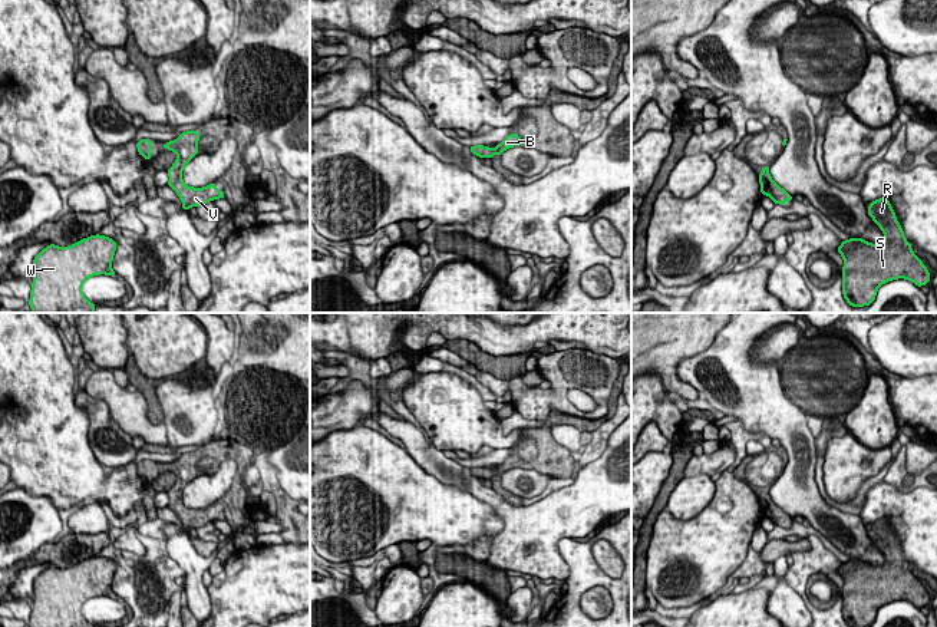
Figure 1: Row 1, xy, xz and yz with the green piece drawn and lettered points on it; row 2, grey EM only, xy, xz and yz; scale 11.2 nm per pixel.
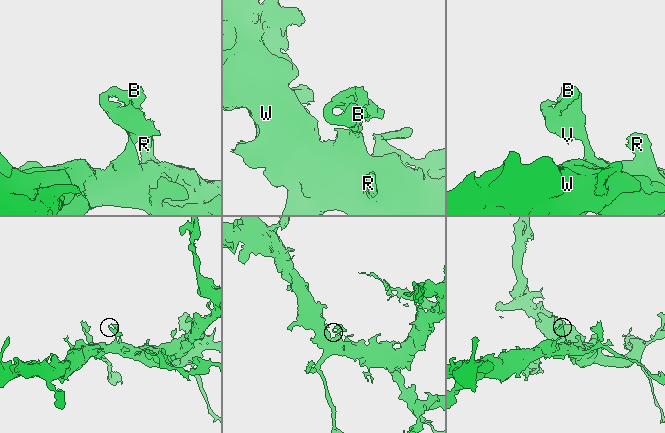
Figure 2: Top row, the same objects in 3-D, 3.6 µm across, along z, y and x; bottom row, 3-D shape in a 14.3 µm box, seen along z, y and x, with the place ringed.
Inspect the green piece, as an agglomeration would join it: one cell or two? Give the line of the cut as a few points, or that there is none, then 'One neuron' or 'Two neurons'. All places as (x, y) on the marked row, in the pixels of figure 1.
No split. One neuron

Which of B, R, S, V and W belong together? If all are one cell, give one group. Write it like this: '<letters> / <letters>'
B R S V W

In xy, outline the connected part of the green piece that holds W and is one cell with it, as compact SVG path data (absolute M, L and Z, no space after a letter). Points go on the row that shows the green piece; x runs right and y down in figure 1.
M96 234L69 247L43 248L33 260L32 311L93 313L95 304L83 296L82 286L92 275L116 275L112 270L116 247L112 238Z

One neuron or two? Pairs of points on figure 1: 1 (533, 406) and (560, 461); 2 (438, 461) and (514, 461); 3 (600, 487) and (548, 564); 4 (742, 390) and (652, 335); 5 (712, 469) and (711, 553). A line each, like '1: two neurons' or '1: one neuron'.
1: two neurons
2: two neurons
3: one neuron
4: two neurons
5: two neurons

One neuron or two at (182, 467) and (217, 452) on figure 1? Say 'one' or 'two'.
one

